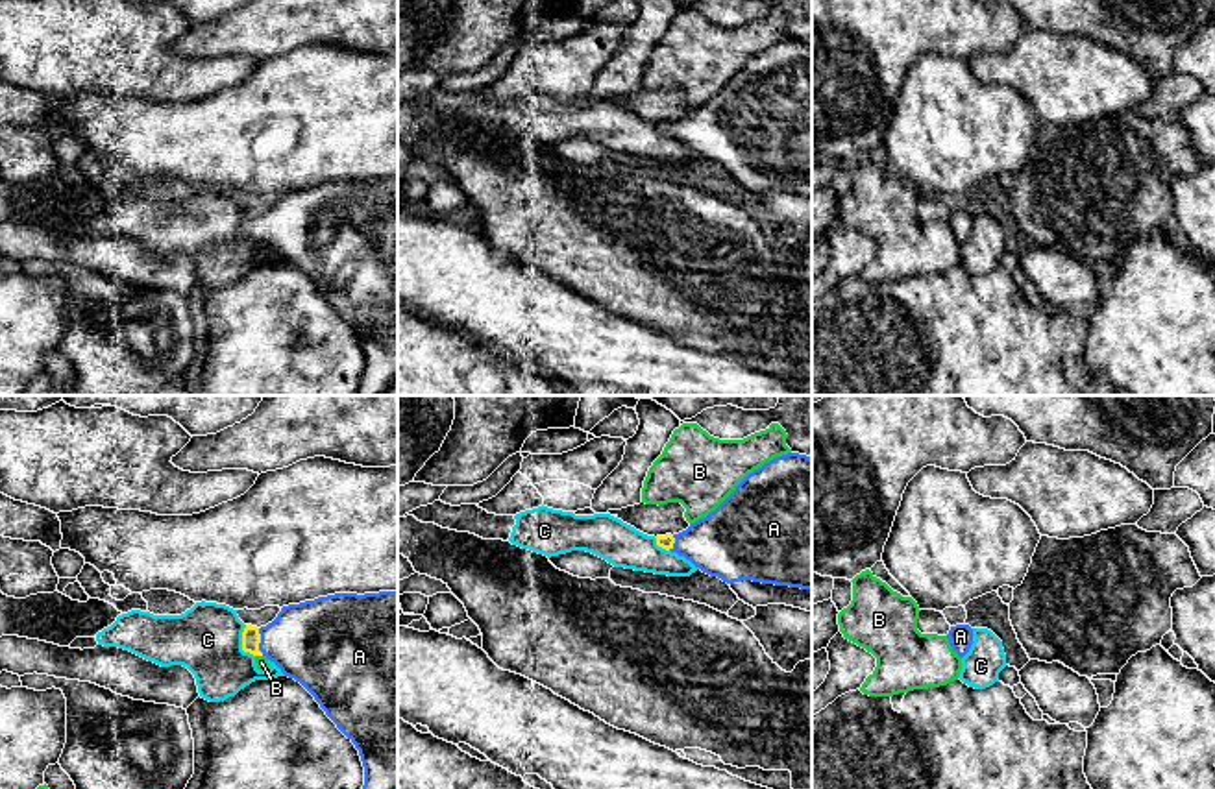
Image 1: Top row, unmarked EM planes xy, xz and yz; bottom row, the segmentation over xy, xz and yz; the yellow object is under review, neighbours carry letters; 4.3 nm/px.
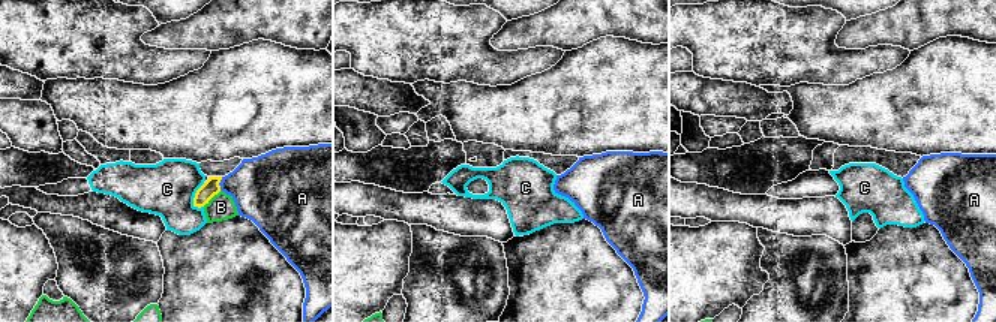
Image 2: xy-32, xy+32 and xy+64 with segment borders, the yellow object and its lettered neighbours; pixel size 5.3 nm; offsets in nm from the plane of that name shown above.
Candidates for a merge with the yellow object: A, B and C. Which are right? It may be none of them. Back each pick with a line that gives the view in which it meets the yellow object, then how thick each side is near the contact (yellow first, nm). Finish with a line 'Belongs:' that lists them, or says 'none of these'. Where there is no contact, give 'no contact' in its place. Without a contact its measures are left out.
A: xy | 80/360 nm
Belongs: A

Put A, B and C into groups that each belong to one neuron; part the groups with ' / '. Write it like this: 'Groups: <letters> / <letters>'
Groups: A / B / C

